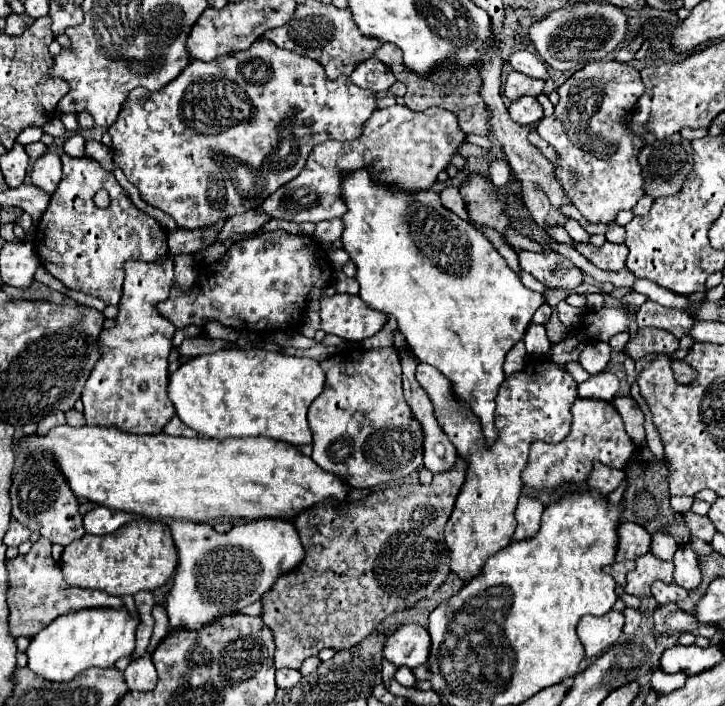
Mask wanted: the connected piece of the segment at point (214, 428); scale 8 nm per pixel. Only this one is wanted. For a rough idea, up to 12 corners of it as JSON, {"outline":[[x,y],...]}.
{"outline":[[219,350],[169,400],[209,438],[311,444],[317,360]]}

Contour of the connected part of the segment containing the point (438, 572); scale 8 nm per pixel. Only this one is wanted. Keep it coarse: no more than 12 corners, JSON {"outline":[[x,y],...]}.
{"outline":[[465,462],[293,522],[261,598],[275,668],[441,588]]}

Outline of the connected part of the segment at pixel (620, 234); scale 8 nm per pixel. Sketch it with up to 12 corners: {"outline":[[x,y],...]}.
{"outline":[[617,222],[607,224],[605,238],[609,242],[623,242],[625,228]]}

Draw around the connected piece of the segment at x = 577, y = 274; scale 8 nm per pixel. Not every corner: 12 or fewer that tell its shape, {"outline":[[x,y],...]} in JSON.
{"outline":[[517,252],[547,288],[577,288],[583,272],[565,256]]}

